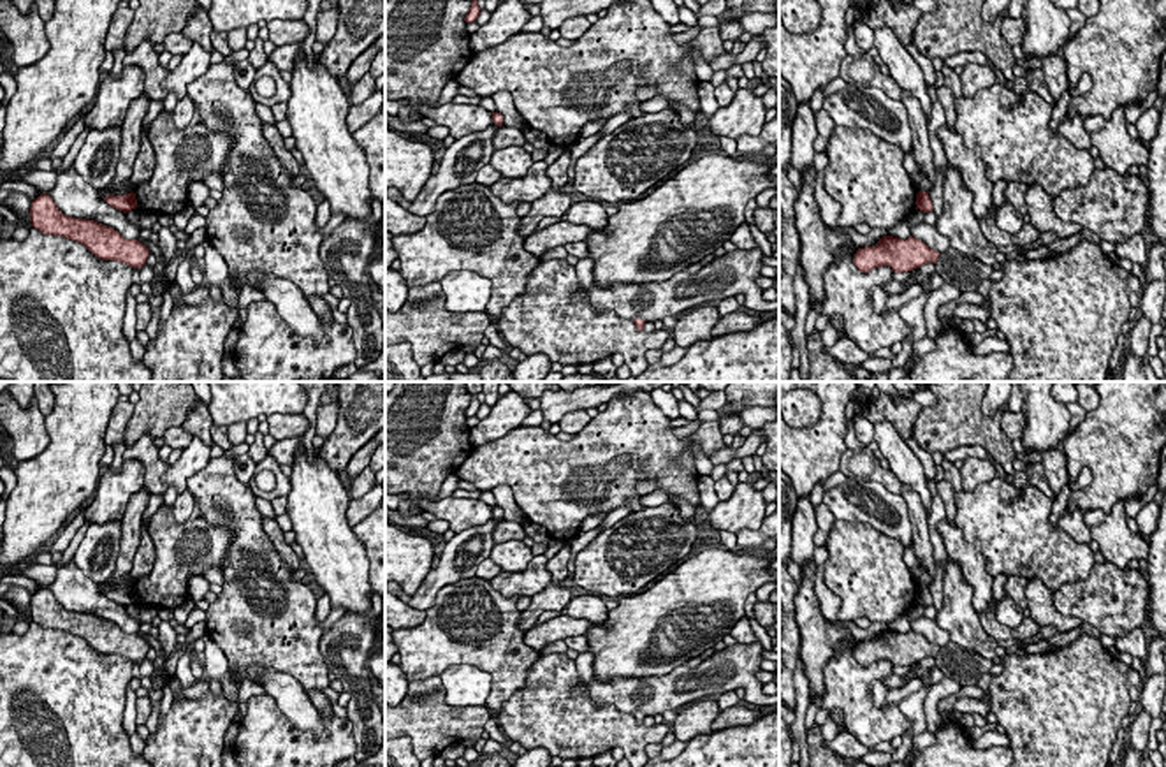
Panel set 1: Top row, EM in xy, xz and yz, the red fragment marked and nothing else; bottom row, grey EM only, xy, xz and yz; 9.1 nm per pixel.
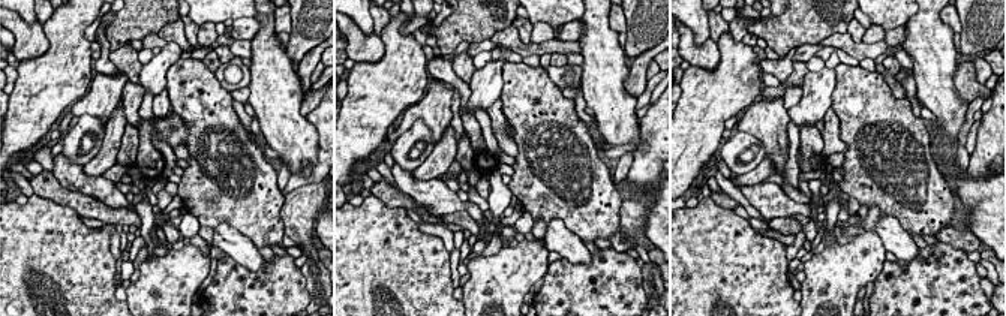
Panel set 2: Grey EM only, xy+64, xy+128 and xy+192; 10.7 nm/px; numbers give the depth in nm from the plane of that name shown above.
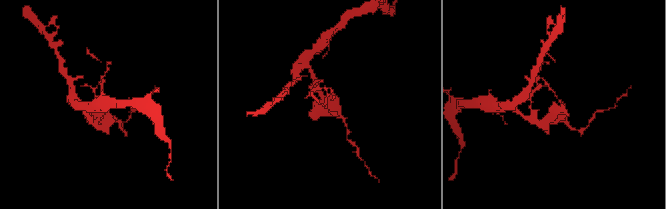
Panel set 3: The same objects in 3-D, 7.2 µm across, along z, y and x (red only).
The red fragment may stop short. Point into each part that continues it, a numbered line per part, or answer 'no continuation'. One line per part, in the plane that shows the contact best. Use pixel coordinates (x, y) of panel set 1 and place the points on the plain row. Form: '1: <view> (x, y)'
no continuation

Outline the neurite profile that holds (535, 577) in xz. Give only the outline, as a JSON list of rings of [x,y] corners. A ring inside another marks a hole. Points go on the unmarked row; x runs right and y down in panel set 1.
[[[545,554],[533,556],[524,572],[501,572],[491,579],[491,586],[505,598],[538,595],[552,582],[547,561]]]

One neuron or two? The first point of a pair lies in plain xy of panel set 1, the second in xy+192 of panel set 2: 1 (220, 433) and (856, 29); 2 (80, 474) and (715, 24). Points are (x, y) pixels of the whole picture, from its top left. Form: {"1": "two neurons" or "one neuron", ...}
{"1": "one neuron", "2": "two neurons"}

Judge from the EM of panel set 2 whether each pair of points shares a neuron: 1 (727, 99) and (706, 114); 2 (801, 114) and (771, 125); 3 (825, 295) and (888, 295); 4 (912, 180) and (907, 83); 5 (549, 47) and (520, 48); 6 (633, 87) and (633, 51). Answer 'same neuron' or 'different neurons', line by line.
1: same neuron
2: different neurons
3: different neurons
4: different neurons
5: same neuron
6: different neurons

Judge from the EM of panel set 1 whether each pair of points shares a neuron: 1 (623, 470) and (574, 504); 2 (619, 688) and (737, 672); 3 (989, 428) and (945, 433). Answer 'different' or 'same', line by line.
1: same
2: same
3: same

